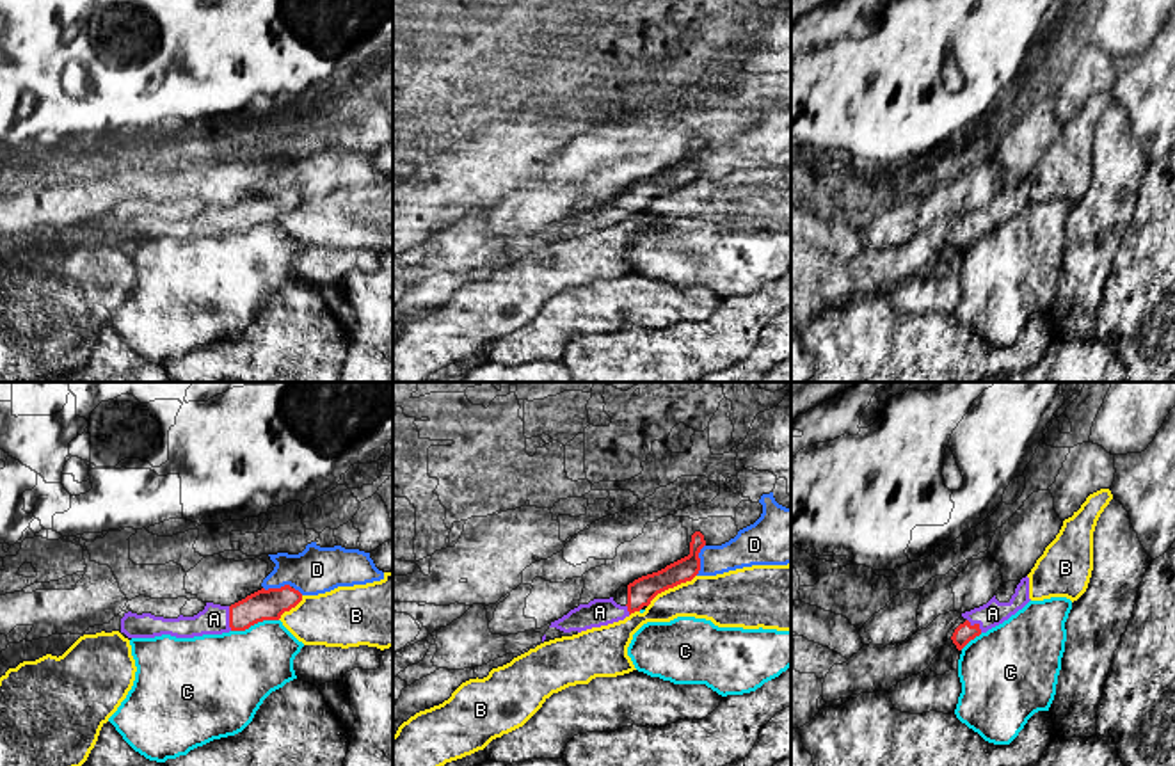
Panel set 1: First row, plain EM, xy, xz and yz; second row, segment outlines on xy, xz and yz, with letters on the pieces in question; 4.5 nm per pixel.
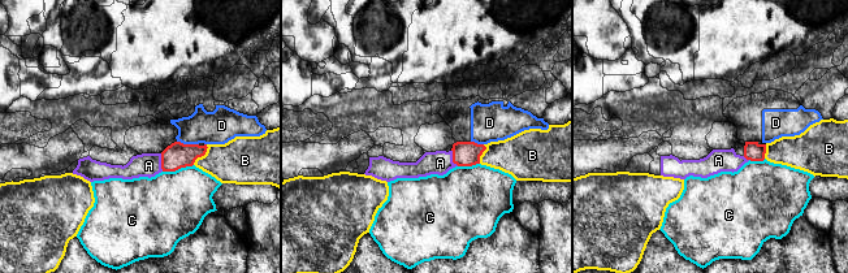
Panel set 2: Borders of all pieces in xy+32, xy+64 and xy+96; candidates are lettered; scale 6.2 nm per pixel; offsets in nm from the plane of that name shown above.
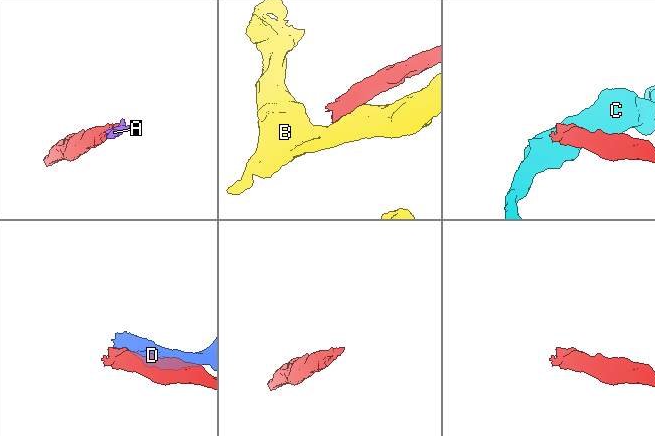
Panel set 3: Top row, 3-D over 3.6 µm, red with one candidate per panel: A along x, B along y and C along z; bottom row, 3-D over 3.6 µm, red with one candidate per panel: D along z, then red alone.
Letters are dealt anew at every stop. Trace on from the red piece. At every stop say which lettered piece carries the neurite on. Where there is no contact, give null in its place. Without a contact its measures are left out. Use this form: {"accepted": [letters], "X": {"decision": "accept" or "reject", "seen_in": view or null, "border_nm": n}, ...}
{"accepted": ["A"], "A": {"decision": "accept", "seen_in": "xy", "border_nm": 110}, "B": {"decision": "reject", "seen_in": "xz", "border_nm": 260}, "C": {"decision": "reject", "seen_in": "xy", "border_nm": 220}, "D": {"decision": "reject", "seen_in": "xz", "border_nm": 150}}

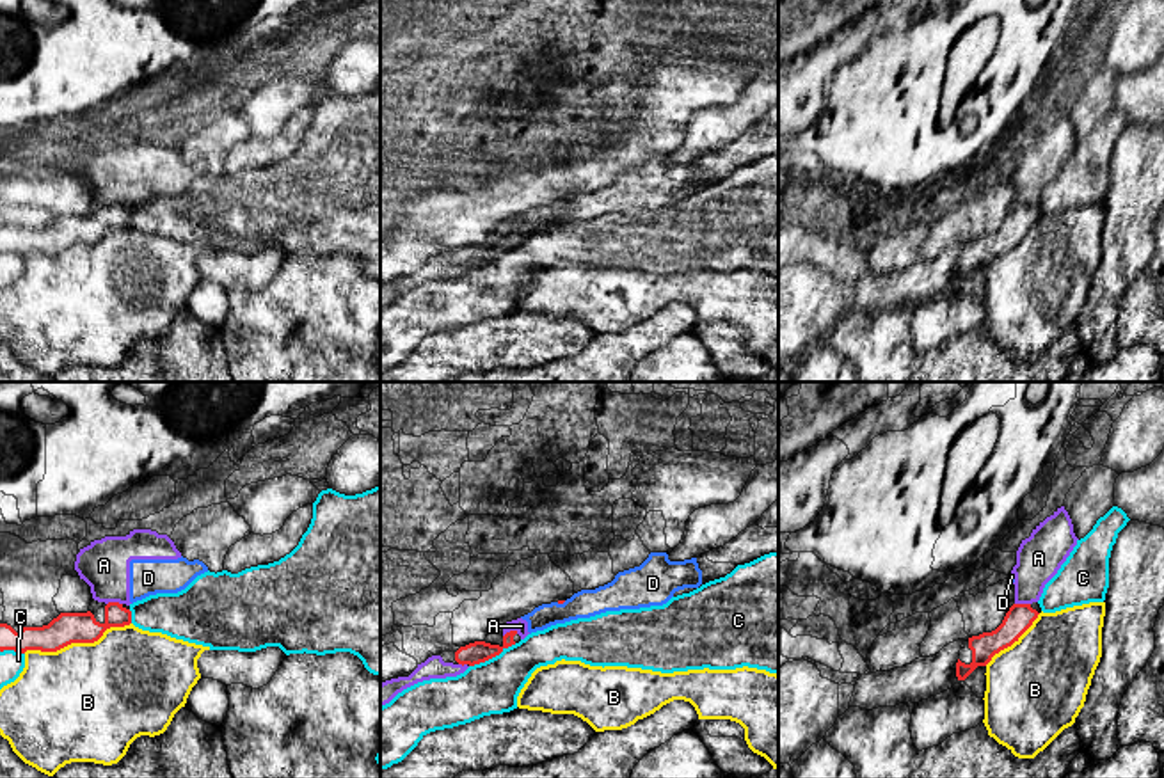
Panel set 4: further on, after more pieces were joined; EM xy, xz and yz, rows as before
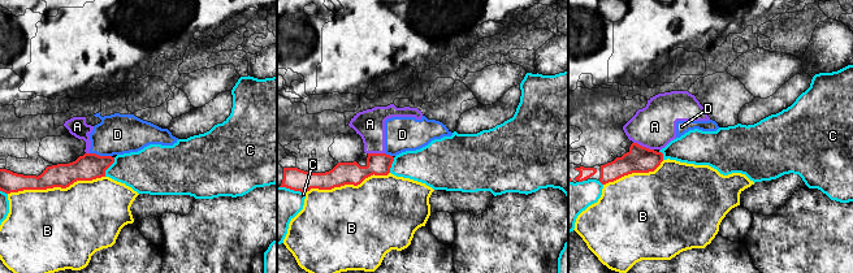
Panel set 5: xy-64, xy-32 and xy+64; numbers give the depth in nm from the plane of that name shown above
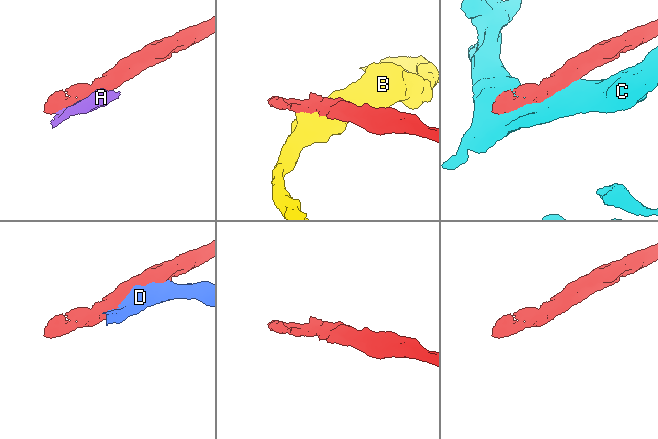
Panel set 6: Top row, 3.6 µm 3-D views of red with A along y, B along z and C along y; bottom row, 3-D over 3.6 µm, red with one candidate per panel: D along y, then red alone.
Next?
{"accepted": [], "A": {"decision": "reject", "seen_in": "xz", "border_nm": 80}, "B": {"decision": "reject", "seen_in": "xy", "border_nm": 500}, "C": {"decision": "reject", "seen_in": "xz", "border_nm": 240}, "D": {"decision": "reject", "seen_in": "xz", "border_nm": 50}}

